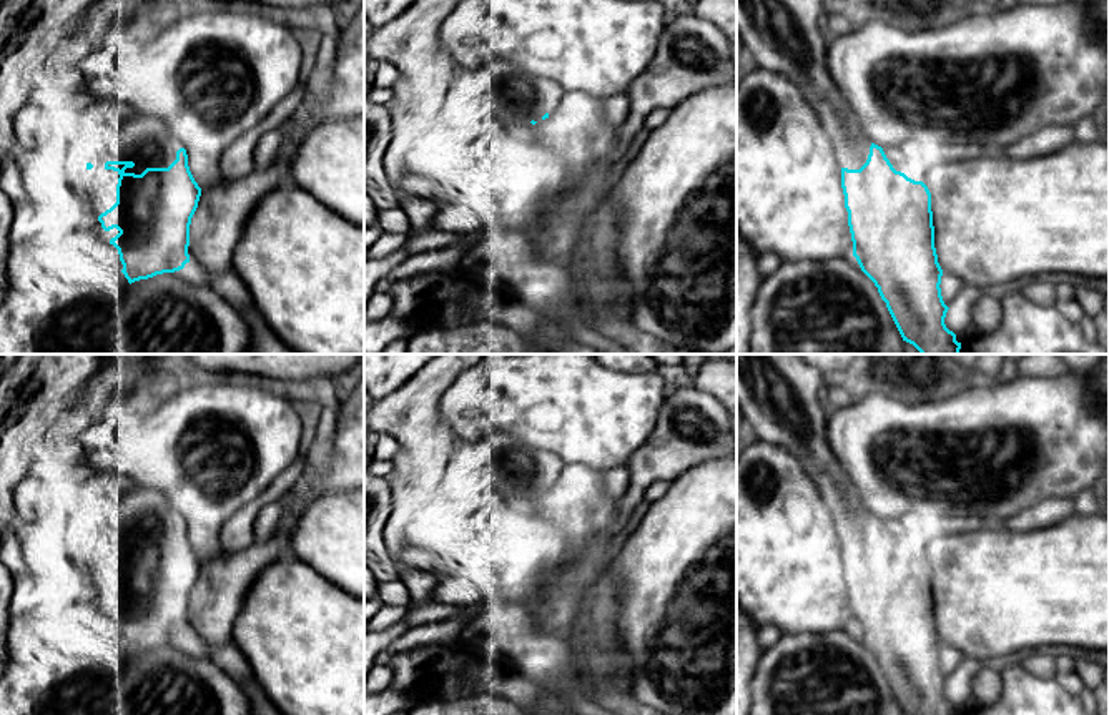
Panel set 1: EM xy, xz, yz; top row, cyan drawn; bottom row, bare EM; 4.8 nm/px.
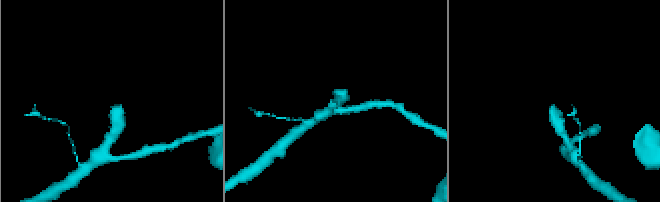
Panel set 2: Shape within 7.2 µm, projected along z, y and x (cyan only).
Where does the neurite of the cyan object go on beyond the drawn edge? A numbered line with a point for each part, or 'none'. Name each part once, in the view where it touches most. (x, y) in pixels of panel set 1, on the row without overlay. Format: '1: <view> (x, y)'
1: xy (145, 512)

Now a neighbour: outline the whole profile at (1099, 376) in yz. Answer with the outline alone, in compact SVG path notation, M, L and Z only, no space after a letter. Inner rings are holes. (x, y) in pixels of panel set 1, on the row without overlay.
M1109 354L1092 369L1091 376L1091 397L1094 407L1109 416Z

